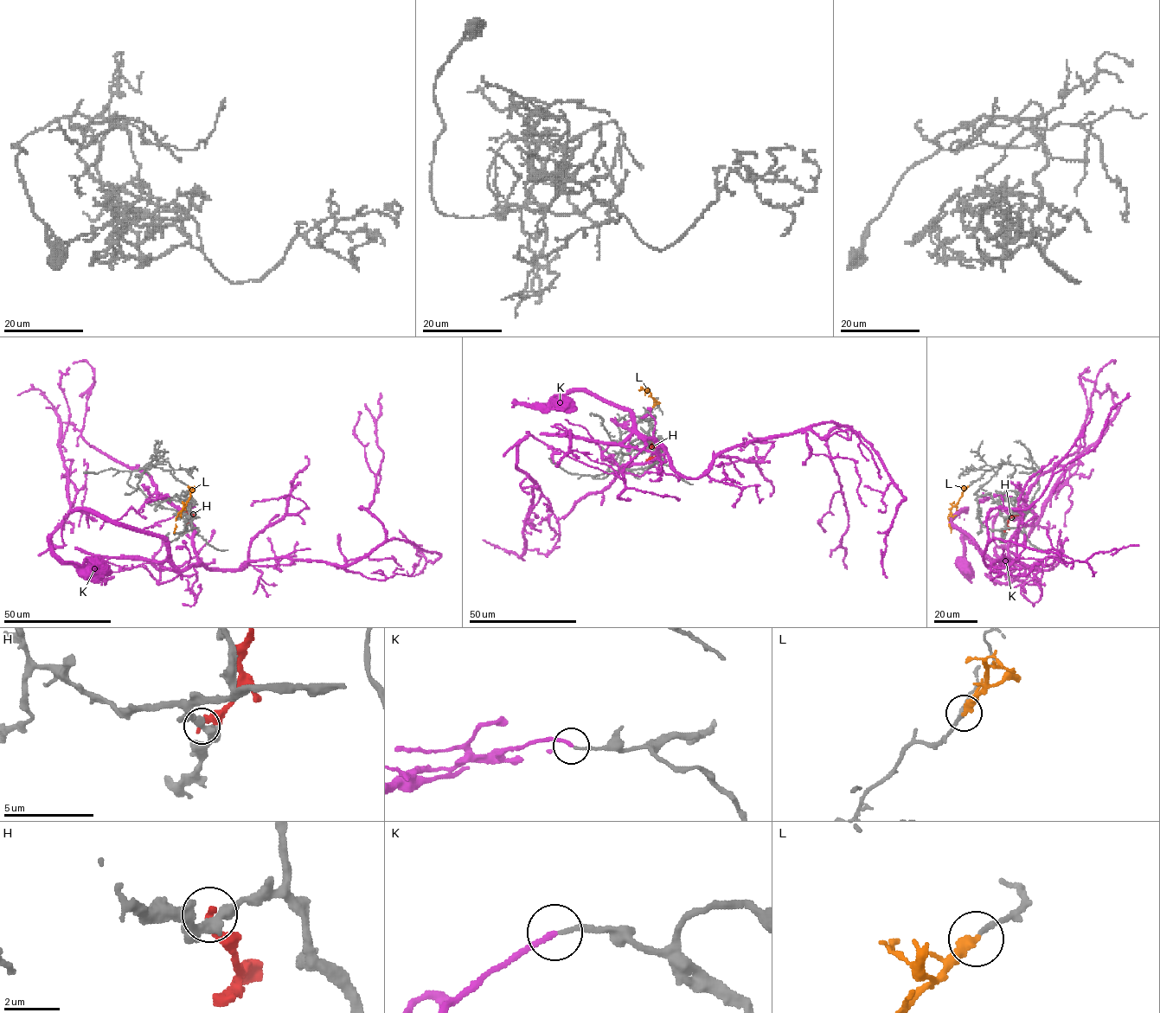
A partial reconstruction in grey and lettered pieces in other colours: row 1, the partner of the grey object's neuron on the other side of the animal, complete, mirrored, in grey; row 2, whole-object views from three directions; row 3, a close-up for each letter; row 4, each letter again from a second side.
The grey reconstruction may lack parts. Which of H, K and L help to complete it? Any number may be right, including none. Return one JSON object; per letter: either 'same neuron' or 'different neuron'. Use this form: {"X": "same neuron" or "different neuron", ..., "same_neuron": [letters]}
{"H": "different neuron", "K": "different neuron", "L": "same neuron", "same_neuron": ["L"]}

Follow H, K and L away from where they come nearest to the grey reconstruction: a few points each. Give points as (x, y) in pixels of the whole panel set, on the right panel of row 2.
H: (1002, 532), (1008, 519), (1019, 513), (1018, 507)
K: (977, 496), (1023, 500), (1009, 559), (1038, 568), (984, 562), (987, 515), (1029, 507), (1128, 393)
L: (969, 486), (948, 517), (951, 533)

